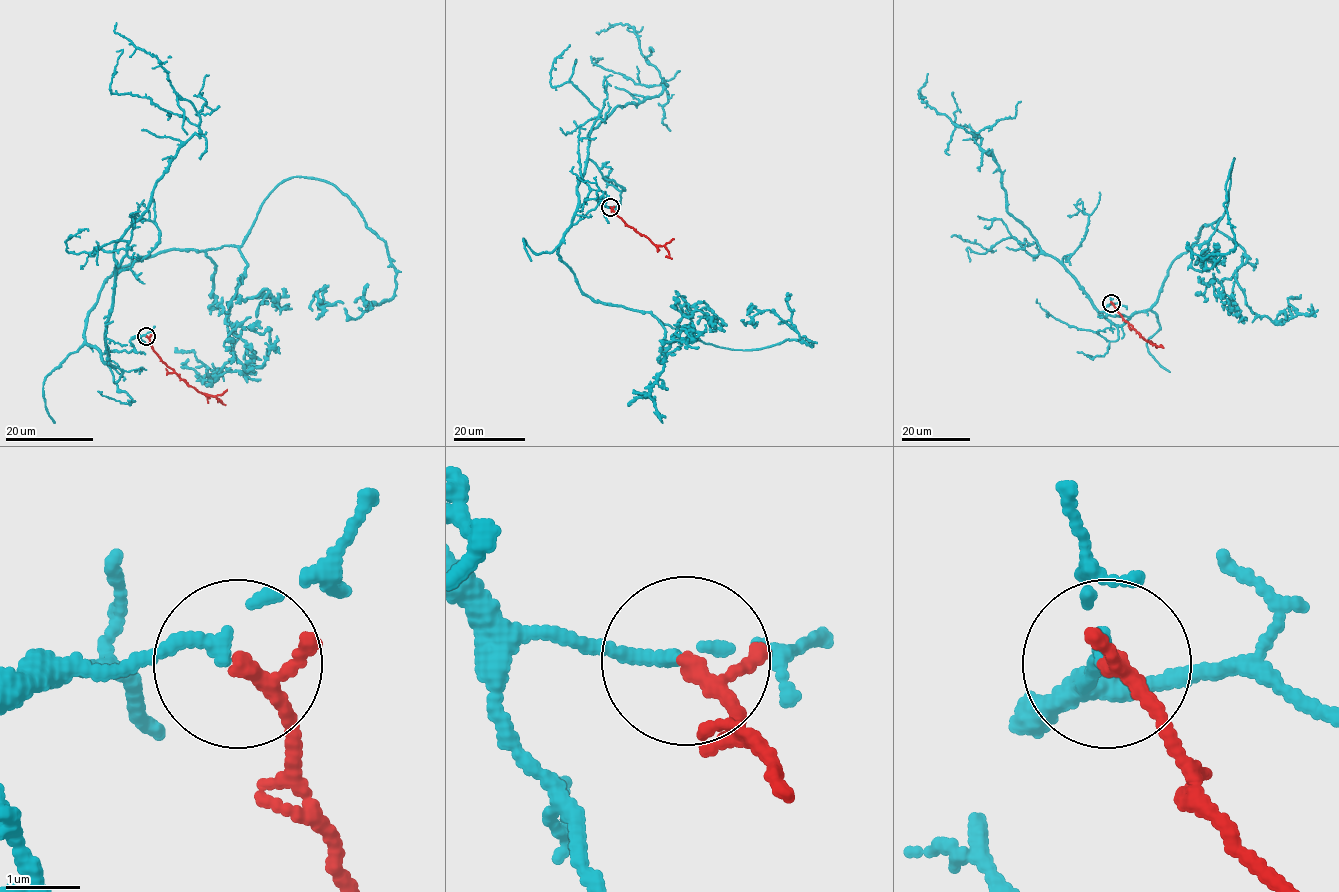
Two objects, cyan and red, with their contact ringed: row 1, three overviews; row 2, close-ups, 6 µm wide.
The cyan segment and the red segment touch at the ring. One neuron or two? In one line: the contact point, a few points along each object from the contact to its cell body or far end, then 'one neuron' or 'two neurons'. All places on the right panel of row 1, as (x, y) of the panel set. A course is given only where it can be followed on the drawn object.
at (1111, 303); cyan runs (1111, 303), (1150, 307), (1221, 217), (1234, 158), (1236, 246), (1213, 264); red runs (1111, 303), (1141, 337), (1161, 346); two neurons

